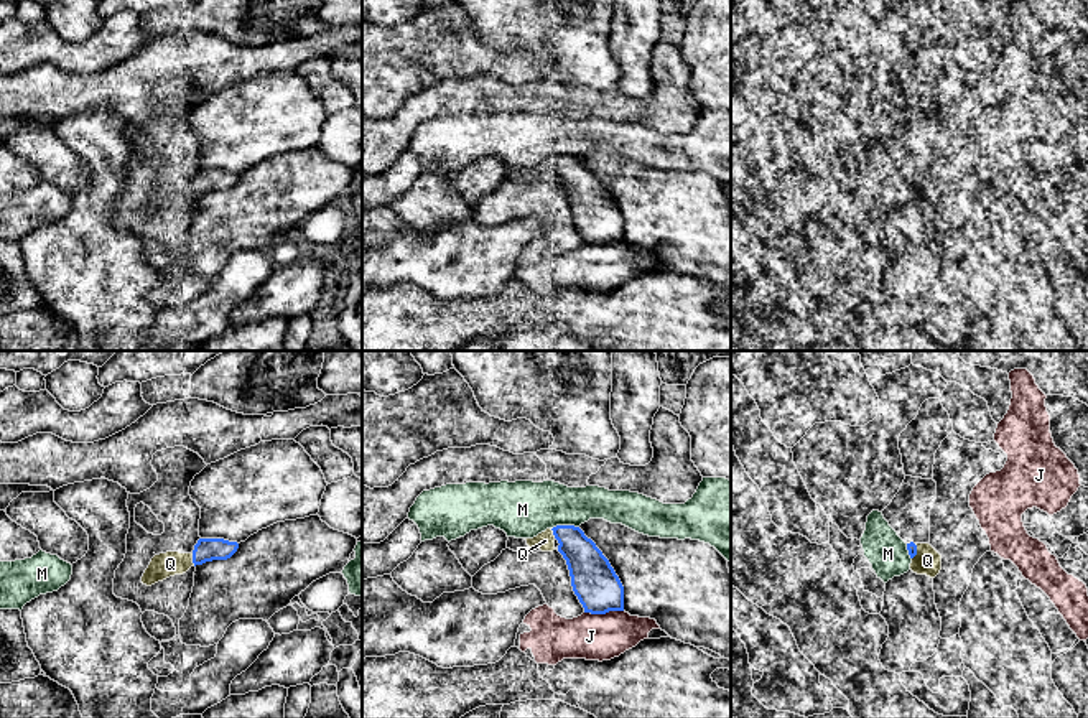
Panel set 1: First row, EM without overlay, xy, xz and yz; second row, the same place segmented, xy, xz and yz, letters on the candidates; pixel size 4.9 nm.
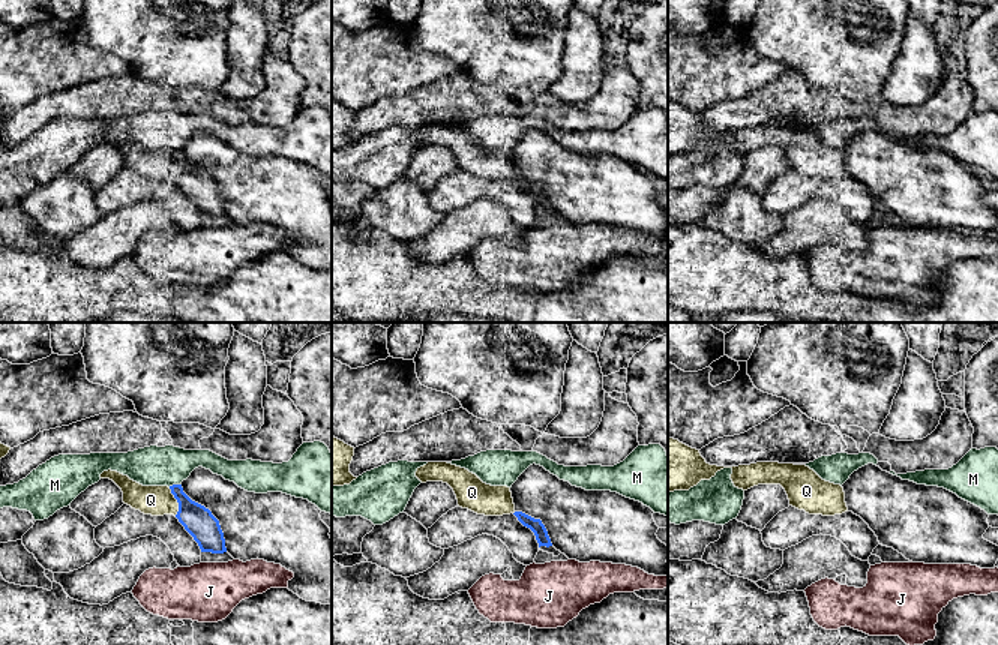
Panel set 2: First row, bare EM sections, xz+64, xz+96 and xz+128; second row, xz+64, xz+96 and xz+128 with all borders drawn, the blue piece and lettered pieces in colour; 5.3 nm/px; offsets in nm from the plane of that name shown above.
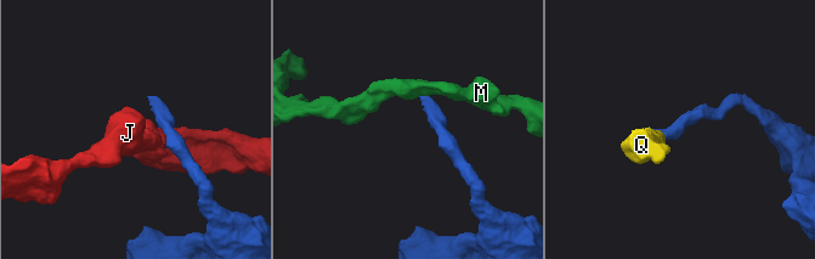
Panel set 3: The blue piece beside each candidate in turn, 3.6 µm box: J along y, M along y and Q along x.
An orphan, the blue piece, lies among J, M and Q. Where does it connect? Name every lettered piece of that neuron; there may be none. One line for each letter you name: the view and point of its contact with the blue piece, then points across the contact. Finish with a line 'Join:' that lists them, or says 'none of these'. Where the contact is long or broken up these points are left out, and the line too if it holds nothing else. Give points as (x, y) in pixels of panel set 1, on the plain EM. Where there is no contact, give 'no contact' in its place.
Q: meets blue in xy at (193, 191)
Join: Q

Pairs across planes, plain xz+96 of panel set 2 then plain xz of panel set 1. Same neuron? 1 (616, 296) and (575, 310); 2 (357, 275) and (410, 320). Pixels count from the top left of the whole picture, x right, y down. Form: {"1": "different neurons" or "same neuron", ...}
{"1": "same neuron", "2": "same neuron"}

